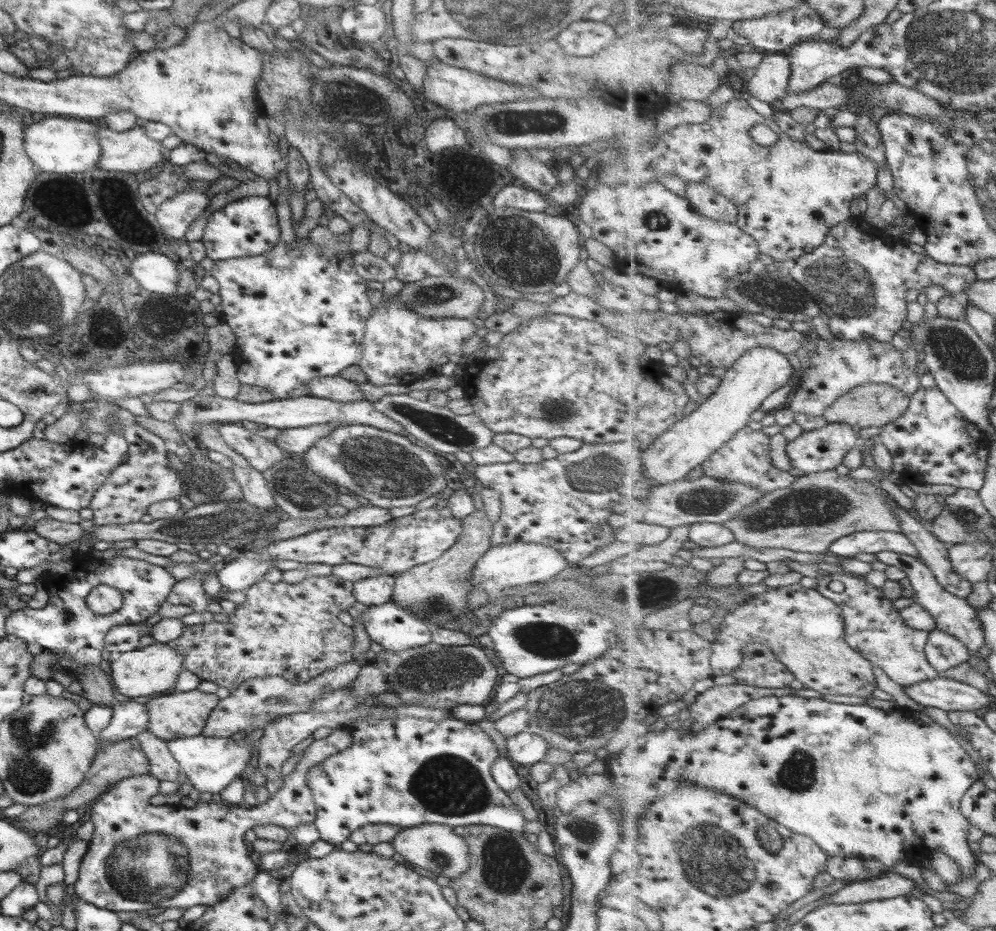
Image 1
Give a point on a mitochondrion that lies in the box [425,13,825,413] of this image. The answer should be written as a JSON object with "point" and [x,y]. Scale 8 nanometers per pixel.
{"point":[520,249]}

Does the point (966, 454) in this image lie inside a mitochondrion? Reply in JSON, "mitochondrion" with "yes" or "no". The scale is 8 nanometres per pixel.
{"mitochondrion":"no"}

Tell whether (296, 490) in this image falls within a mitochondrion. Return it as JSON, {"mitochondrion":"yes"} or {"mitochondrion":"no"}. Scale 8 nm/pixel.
{"mitochondrion":"yes"}

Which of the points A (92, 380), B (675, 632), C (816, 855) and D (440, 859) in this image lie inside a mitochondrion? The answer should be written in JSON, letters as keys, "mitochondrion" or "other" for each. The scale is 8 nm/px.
{"A":"mitochondrion","B":"other","C":"other","D":"mitochondrion"}

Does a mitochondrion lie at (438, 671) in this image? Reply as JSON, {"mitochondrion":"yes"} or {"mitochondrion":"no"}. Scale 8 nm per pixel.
{"mitochondrion":"yes"}

